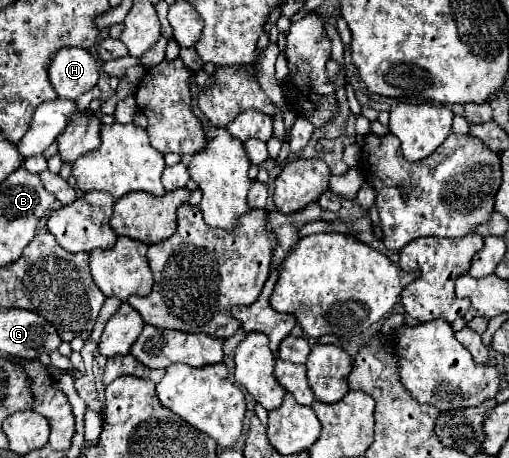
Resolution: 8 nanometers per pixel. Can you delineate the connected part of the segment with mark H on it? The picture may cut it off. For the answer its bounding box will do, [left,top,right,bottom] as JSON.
[48,47,98,101]

